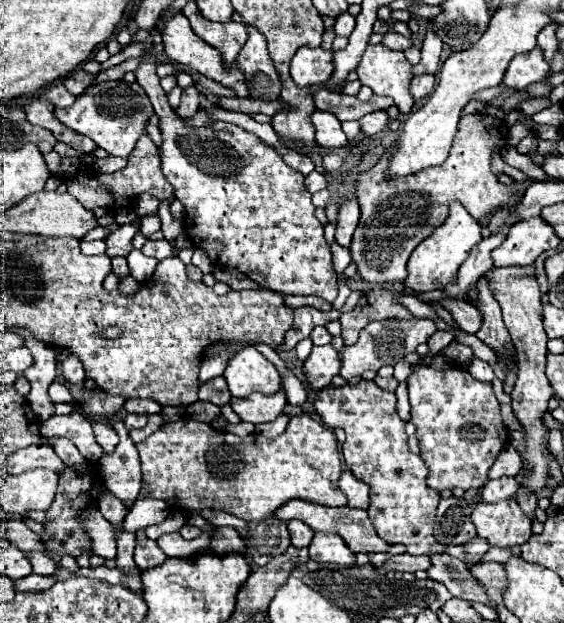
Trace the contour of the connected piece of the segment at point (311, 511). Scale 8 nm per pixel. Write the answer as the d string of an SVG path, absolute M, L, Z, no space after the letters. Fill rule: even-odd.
M295 499L285 503L283 507L279 507L279 511L275 511L275 517L289 521L289 519L299 519L303 523L307 523L313 531L329 531L329 533L337 533L341 539L345 539L347 547L353 553L373 553L373 551L389 551L389 543L385 539L379 539L373 523L369 521L369 515L365 509L351 509L351 507L325 507L325 505L317 505L317 503L309 503L303 499Z

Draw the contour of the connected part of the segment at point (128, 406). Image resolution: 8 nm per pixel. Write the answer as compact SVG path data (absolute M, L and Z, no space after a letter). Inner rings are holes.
M127 399L125 401L125 411L127 413L135 413L135 415L153 415L153 413L161 413L161 405L153 399Z

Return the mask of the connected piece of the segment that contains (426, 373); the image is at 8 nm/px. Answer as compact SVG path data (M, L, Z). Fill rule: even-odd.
M423 365L407 379L411 401L411 423L417 427L421 459L429 467L427 485L443 489L475 489L487 481L487 473L501 449L507 445L507 429L501 421L499 401L491 383L471 377L461 365L435 369Z

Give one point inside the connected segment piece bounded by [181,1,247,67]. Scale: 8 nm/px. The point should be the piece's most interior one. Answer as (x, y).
(228, 38)

